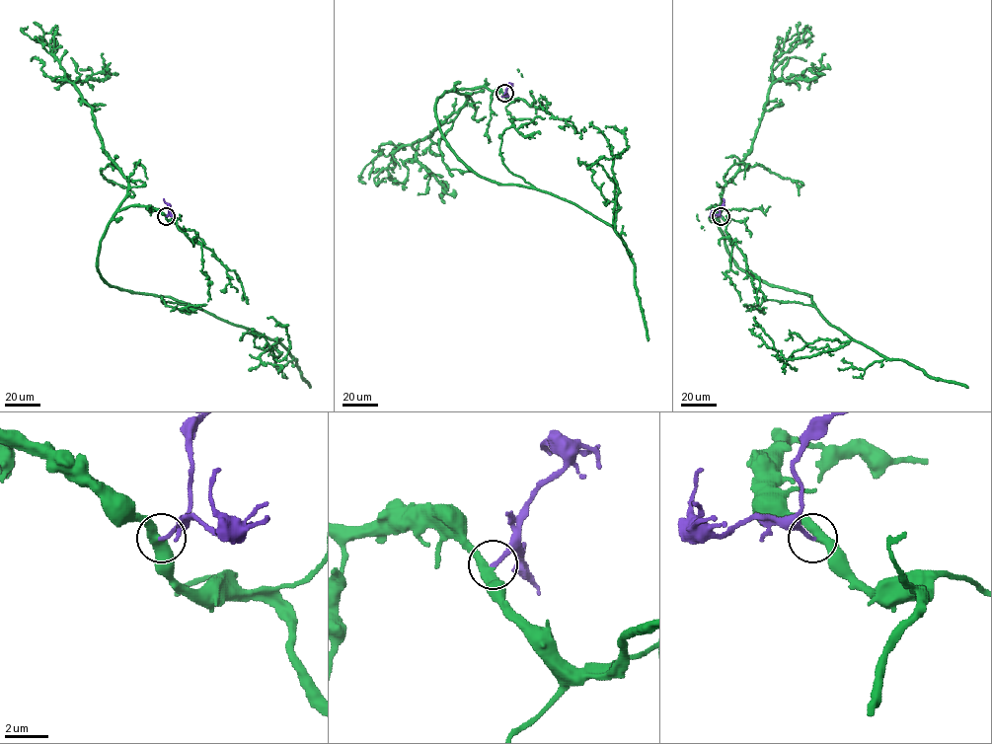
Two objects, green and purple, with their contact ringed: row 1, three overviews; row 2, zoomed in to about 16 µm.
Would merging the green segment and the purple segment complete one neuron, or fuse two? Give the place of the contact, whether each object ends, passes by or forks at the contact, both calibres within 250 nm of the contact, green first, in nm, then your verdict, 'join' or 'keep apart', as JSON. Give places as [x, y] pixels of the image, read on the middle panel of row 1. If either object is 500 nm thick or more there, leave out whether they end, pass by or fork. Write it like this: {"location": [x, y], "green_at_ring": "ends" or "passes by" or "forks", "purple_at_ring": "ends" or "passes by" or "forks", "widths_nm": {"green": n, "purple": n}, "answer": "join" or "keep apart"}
{"location": [504, 93], "green_at_ring": "passes by", "purple_at_ring": "ends", "widths_nm": {"green": 440, "purple": 180}, "answer": "join"}

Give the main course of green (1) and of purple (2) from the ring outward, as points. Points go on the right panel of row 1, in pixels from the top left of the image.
1: (721, 216), (714, 206), (739, 267), (811, 296), (821, 315), (852, 339), (782, 361), (755, 318)
2: (721, 216), (724, 198)

